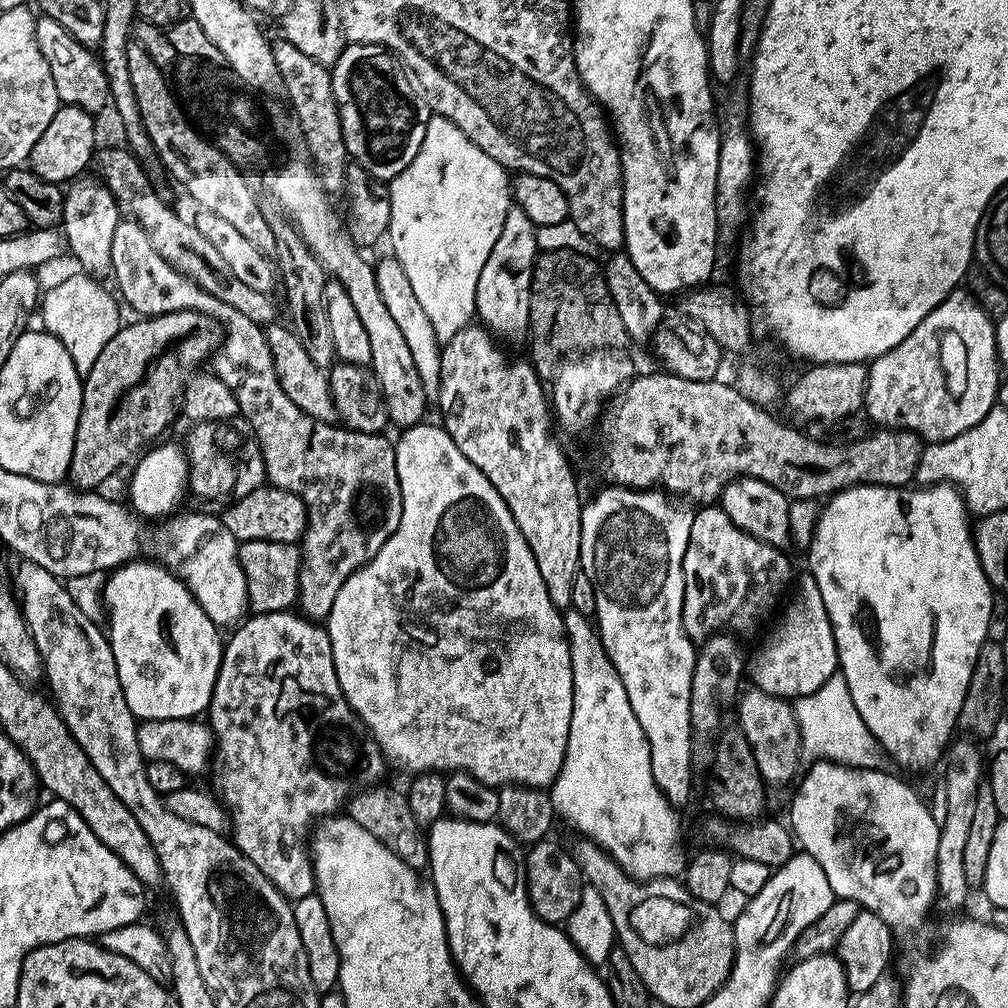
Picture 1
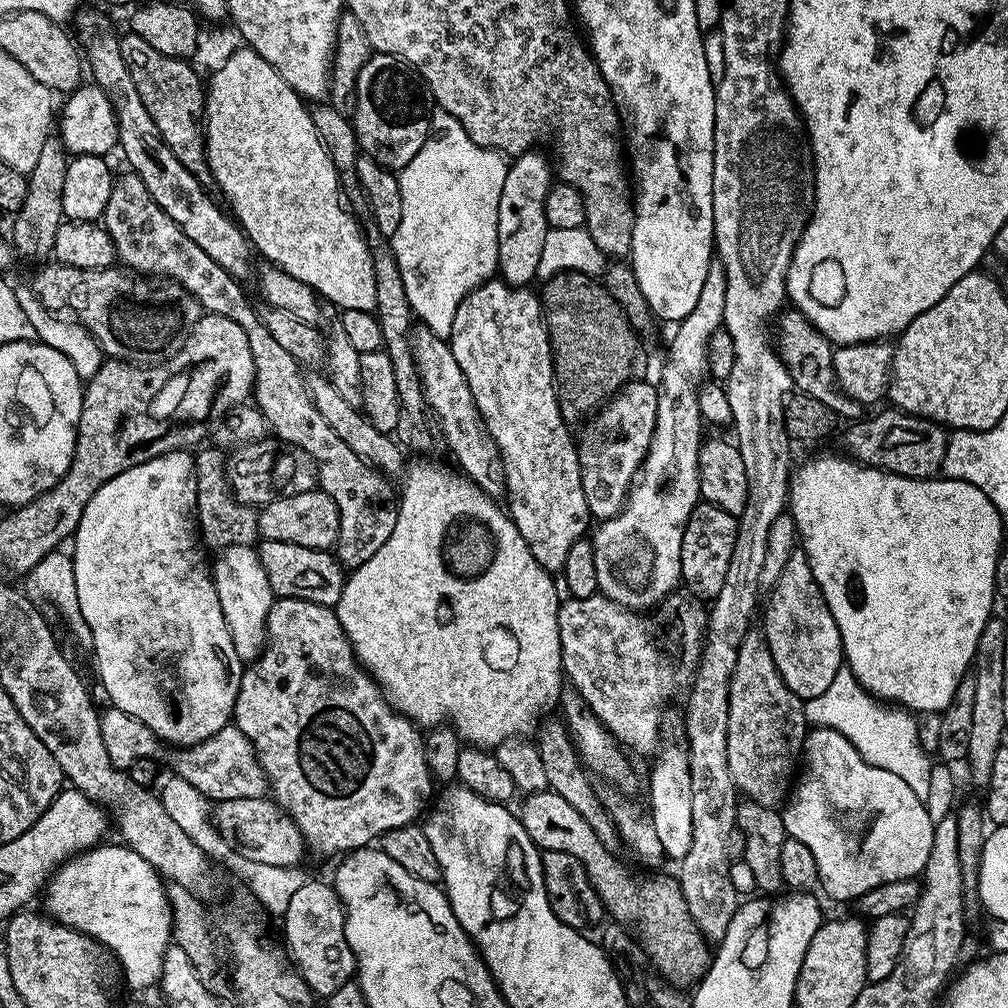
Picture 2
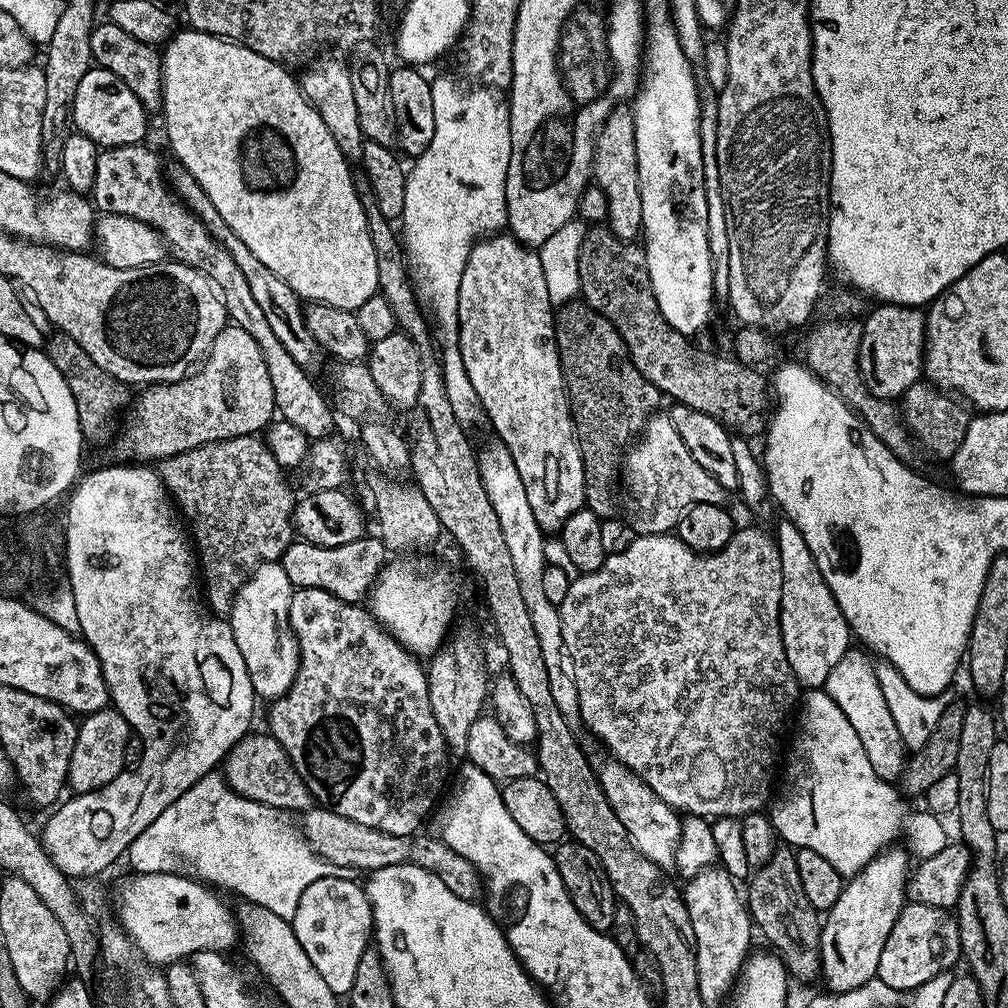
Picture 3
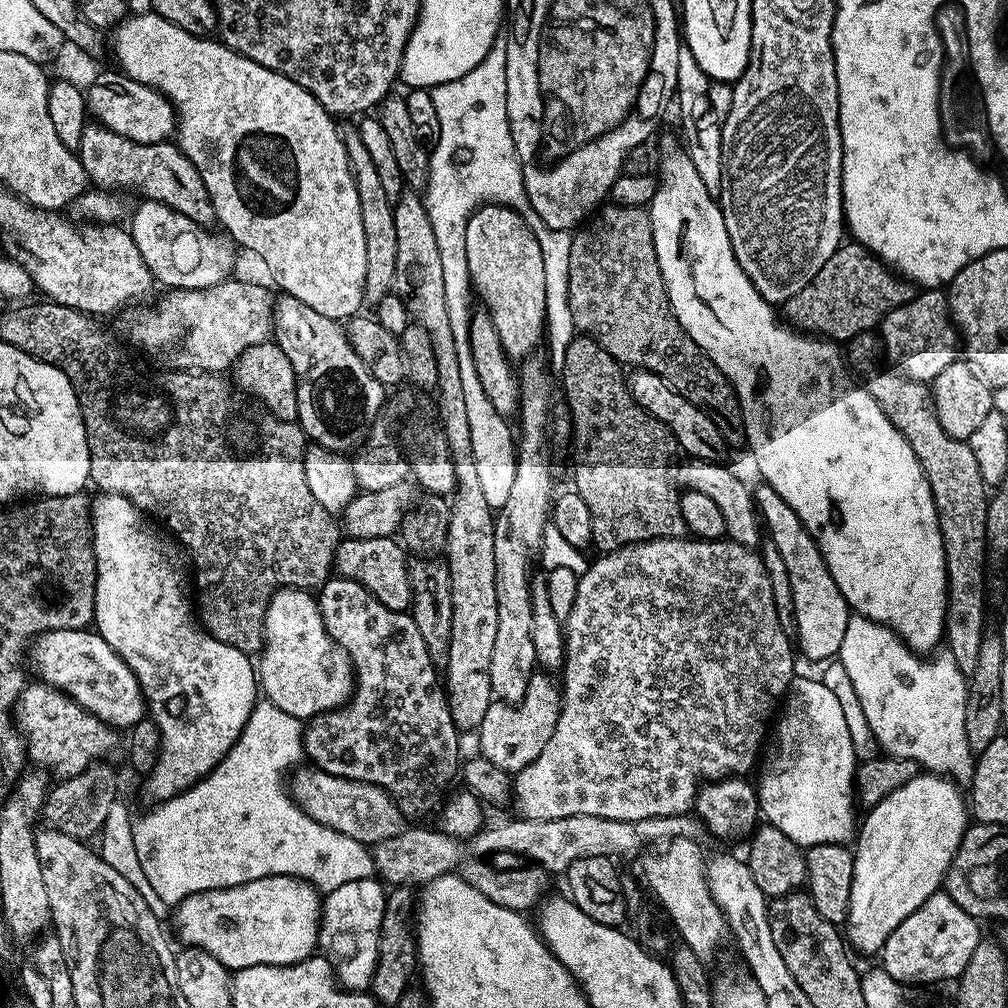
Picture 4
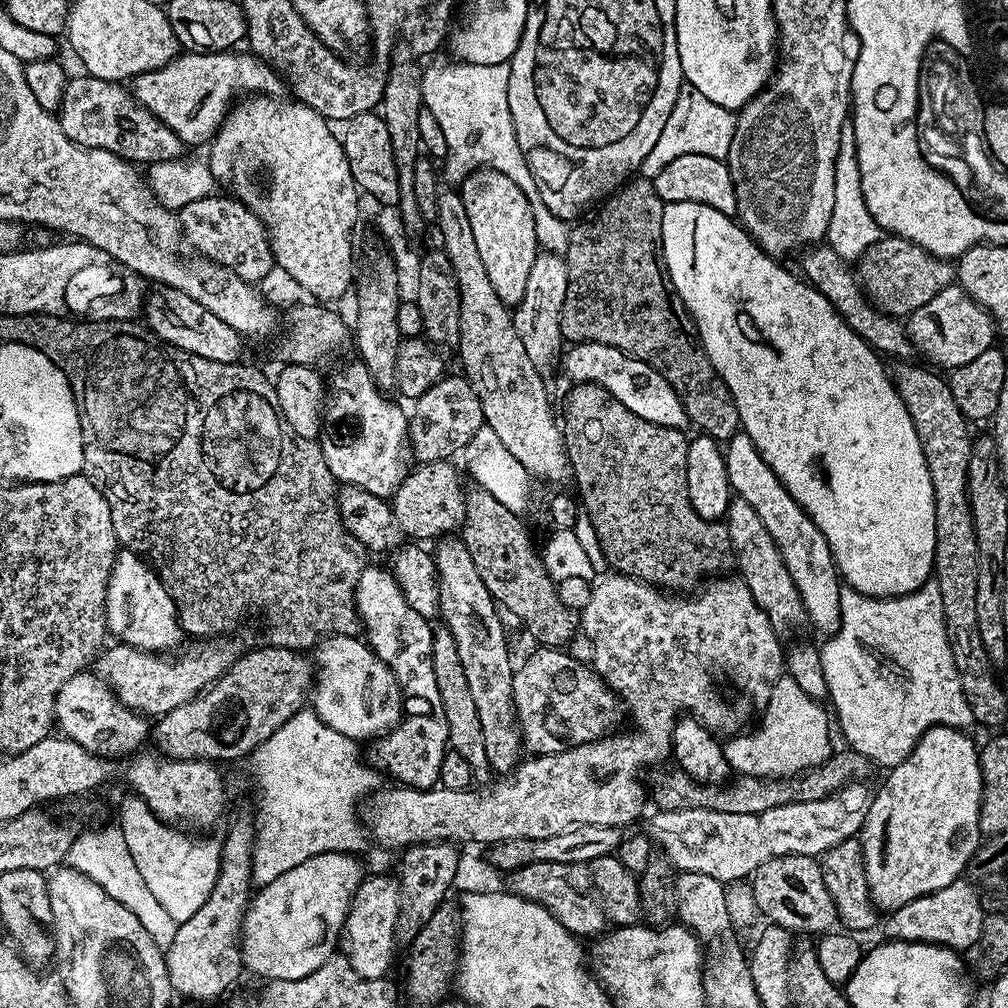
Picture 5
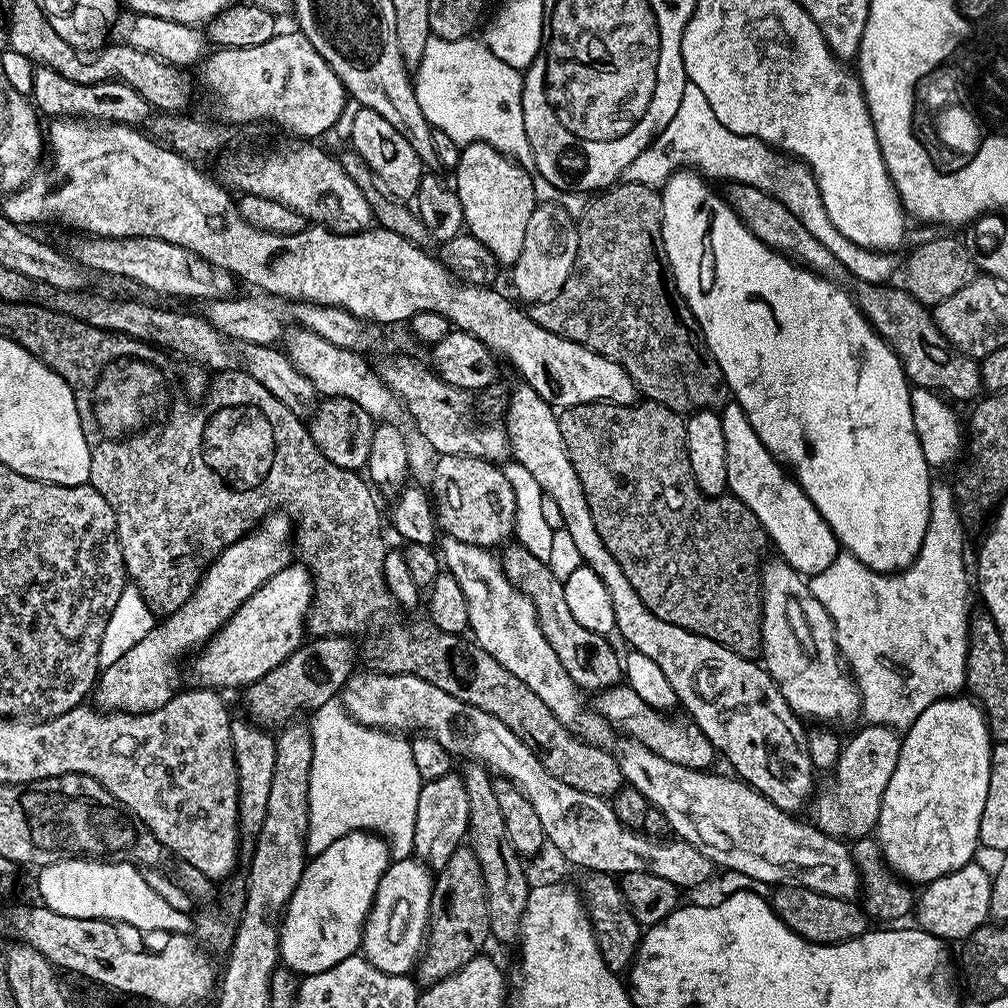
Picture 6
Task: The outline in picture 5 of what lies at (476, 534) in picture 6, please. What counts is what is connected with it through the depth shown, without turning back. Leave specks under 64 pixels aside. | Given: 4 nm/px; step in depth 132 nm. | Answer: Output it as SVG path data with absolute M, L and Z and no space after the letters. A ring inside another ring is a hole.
M448 460L421 463L413 472L411 469L401 481L390 505L394 523L405 537L425 542L431 536L440 538L445 534L455 533L461 527L466 494L462 488L460 490L460 476L452 464L454 463Z

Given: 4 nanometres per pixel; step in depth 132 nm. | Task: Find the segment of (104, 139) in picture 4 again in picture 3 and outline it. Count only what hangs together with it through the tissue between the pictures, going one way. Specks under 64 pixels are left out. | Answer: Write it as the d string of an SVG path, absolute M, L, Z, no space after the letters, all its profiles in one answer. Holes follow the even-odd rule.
M141 142L139 144L131 144L130 146L106 148L101 151L98 158L98 171L94 174L94 186L90 193L93 205L101 213L122 214L126 218L134 218L138 222L146 222L146 226L153 228L164 239L167 251L177 261L184 263L186 266L193 267L194 270L200 271L202 275L208 276L209 280L218 289L220 296L223 297L227 319L235 327L246 330L246 334L250 334L250 338L254 338L254 342L258 342L258 346L266 358L266 368L270 370L270 384L274 386L277 413L286 422L298 426L313 441L331 437L333 435L332 416L334 417L334 409L329 397L325 393L323 396L316 389L311 378L308 377L309 373L304 368L298 366L294 362L294 358L290 358L290 354L286 354L286 348L282 346L282 342L278 342L278 338L274 335L274 330L270 330L270 322L266 322L266 314L262 314L258 301L254 299L254 294L250 294L250 286L246 282L246 277L242 275L242 270L238 270L238 262L234 262L234 258L230 258L230 254L226 249L212 237L210 230L206 230L203 222L172 191L166 179L165 165L163 163L160 165L159 158L146 145L147 143Z

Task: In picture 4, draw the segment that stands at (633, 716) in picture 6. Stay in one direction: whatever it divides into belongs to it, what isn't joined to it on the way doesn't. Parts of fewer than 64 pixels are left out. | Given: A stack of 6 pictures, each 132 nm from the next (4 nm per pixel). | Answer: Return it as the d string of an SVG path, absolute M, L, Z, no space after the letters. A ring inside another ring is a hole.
M533 674L528 679L526 694L518 703L493 702L490 705L478 729L479 755L485 756L496 768L515 774L524 771L524 767L542 754L542 746L550 742L550 734L556 729L562 699L561 685L551 679L555 680L548 674Z

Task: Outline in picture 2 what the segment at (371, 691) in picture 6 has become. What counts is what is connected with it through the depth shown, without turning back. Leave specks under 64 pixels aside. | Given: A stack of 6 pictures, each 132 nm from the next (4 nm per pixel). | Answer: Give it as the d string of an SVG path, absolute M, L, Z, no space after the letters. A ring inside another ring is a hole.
M246 544L219 549L215 556L211 561L210 571L214 590L218 590L218 603L222 606L222 614L228 623L234 650L238 650L238 658L241 662L251 662L264 651L264 623L268 621L274 603L266 570L262 570L259 551Z

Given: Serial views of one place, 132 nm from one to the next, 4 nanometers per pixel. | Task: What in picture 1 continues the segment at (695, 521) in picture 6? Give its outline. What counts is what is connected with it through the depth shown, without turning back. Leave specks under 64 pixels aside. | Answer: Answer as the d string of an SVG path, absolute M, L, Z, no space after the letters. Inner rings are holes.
M550 249L537 255L530 282L527 335L532 336L530 363L541 378L551 377L561 358L593 350L624 350L629 347L626 327L607 289L605 269L596 265L594 260L591 255L569 249Z

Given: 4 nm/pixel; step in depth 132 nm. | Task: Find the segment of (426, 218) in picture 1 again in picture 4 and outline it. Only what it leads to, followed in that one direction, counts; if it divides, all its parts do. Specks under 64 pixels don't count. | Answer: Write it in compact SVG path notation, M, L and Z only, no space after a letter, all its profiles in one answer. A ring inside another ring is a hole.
M498 38L486 58L482 58L470 74L462 74L462 78L454 82L431 89L434 106L438 110L440 135L430 148L428 185L422 190L424 206L438 242L439 257L442 258L446 307L458 354L473 458L483 495L493 510L503 508L510 496L510 486L516 473L516 440L508 426L509 421L494 408L486 390L482 389L478 372L474 370L469 332L473 311L468 308L468 292L470 296L473 287L466 262L466 226L481 204L504 204L521 216L534 214L526 194L526 182L522 178L506 110L507 45L507 39Z

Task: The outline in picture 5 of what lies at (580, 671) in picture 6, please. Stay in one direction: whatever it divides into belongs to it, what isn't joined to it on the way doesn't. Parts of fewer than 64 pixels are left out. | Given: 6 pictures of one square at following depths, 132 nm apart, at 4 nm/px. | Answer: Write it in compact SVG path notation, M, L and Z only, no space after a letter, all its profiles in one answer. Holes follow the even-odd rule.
M479 486L466 492L462 539L473 558L479 578L501 609L509 608L528 627L540 646L552 646L577 631L578 616L562 602L557 585L548 576L539 551L532 549L521 517L502 506L498 499Z

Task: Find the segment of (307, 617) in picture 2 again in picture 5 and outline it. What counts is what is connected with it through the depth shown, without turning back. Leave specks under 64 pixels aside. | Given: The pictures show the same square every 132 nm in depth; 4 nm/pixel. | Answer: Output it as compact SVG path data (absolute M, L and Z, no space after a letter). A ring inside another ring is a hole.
M366 566L356 583L356 615L362 625L366 643L378 659L396 675L396 683L401 685L405 693L417 696L420 700L438 701L438 682L434 682L434 666L432 665L432 633L433 625L402 594L395 576L387 567L372 568ZM439 715L433 716L412 716L401 719L400 723L391 730L384 732L371 741L366 752L366 760L373 769L385 772L388 776L393 776L393 781L410 788L427 790L437 787L432 781L432 776L437 779L440 775L436 773L436 768L442 766L442 758L448 743L448 727L446 722Z

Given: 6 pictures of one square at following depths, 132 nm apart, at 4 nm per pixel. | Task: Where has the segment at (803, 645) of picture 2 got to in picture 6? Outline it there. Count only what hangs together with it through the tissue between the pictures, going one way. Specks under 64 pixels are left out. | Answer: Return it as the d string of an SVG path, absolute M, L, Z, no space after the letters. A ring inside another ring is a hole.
M735 402L724 405L720 412L722 438L726 438L726 474L728 492L737 496L758 518L764 535L778 551L779 559L805 578L817 576L838 554L838 541L822 514L810 502L799 483L782 467L779 460L754 434L742 406Z

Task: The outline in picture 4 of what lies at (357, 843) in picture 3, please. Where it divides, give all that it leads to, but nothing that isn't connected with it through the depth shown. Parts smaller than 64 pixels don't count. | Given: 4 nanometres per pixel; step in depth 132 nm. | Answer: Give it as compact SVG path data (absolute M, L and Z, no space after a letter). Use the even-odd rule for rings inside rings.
M408 826L394 838L376 844L372 853L377 873L385 883L400 886L414 880L417 884L425 884L436 877L449 875L459 867L465 855L461 844L457 837L443 830Z

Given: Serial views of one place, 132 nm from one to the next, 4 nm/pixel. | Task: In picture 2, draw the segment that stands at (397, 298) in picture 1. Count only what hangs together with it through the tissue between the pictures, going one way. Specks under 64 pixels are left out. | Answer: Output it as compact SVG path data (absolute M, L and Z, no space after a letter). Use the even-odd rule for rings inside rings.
M422 323L412 329L412 353L418 366L418 378L422 382L424 397L432 415L436 417L440 431L444 433L447 451L456 455L459 471L469 480L476 483L486 496L500 498L505 495L504 464L500 461L500 451L488 432L488 427L480 417L478 406L474 402L474 394L470 394L470 386L466 374L462 374L462 366L452 353L452 345L445 337L434 334Z

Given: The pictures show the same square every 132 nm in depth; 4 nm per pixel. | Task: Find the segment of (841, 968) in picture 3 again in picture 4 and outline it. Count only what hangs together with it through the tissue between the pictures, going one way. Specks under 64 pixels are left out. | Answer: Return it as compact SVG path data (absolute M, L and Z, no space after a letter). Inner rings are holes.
M919 774L910 778L905 785L898 786L888 797L882 798L873 808L867 809L866 815L863 817L862 823L858 828L858 835L854 840L854 878L850 886L850 906L848 907L848 918L846 921L846 940L853 948L856 947L860 952L876 952L879 953L883 949L886 938L890 938L890 934L894 934L894 930L898 930L898 926L902 922L906 922L906 918L910 918L910 914L914 914L914 910L918 910L918 906L922 906L922 902L926 902L926 898L930 898L935 892L941 891L944 883L944 875L948 872L950 862L954 858L954 854L960 849L960 843L964 837L970 823L970 808L966 803L966 796L960 792L955 780L944 774Z

